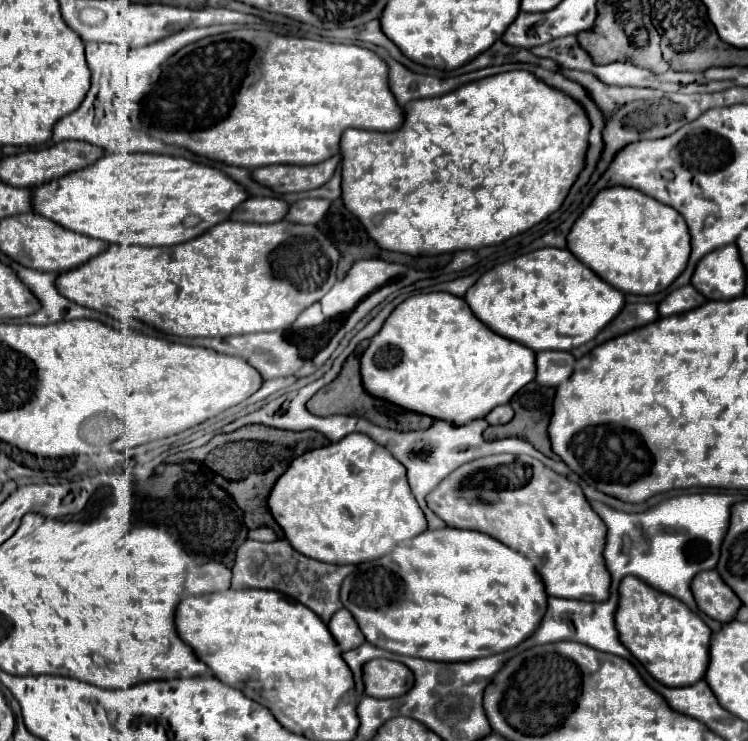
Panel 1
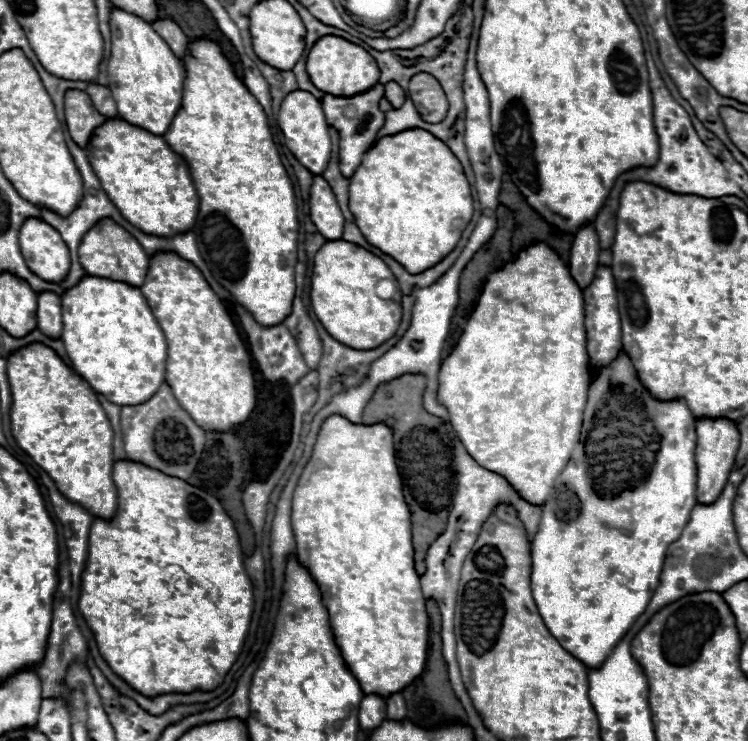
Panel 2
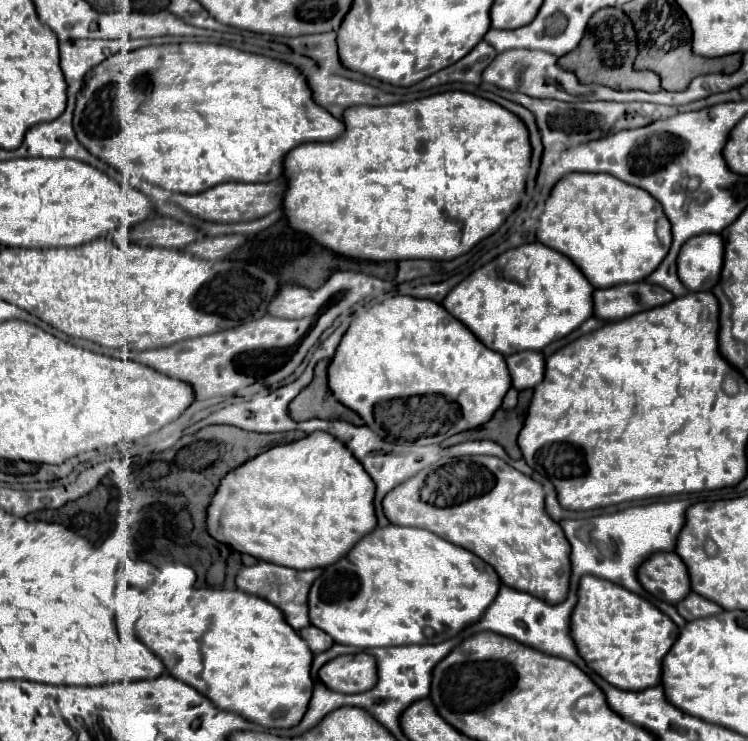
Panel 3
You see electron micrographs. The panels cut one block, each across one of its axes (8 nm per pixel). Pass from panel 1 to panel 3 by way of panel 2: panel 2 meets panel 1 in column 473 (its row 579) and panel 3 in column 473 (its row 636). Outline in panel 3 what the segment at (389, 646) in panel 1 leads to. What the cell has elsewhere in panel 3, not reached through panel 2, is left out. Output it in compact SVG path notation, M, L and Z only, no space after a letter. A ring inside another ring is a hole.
M390 524L386 528L374 528L344 558L322 570L308 592L308 618L312 626L324 630L336 644L356 648L438 644L478 622L494 602L498 588L494 570L476 556L470 556L470 552L428 530Z

